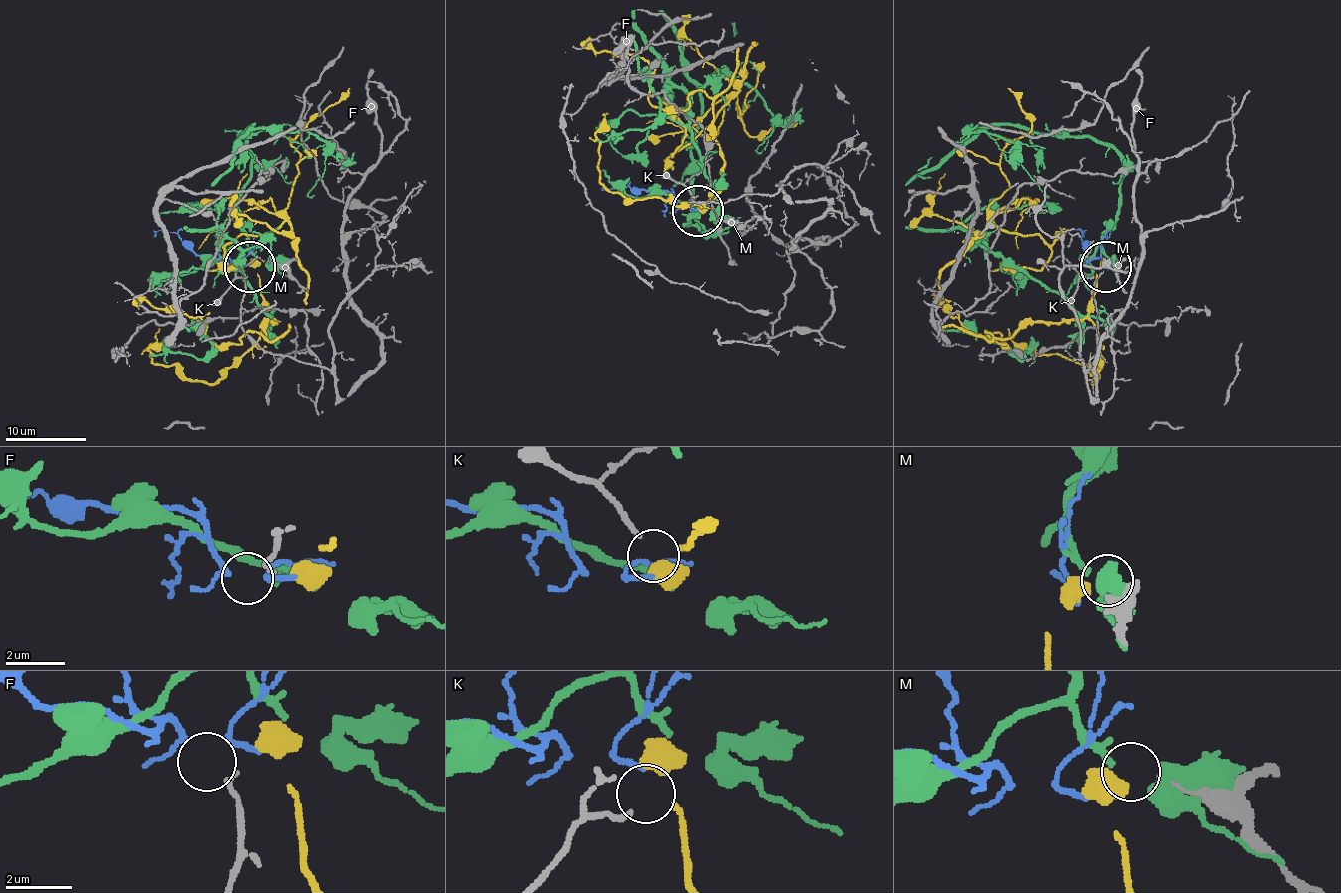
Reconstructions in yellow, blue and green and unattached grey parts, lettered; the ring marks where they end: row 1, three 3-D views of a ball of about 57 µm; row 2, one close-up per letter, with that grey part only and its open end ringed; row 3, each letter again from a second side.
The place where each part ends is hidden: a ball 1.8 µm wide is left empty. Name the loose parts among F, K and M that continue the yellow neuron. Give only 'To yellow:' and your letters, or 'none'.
To yellow: K

